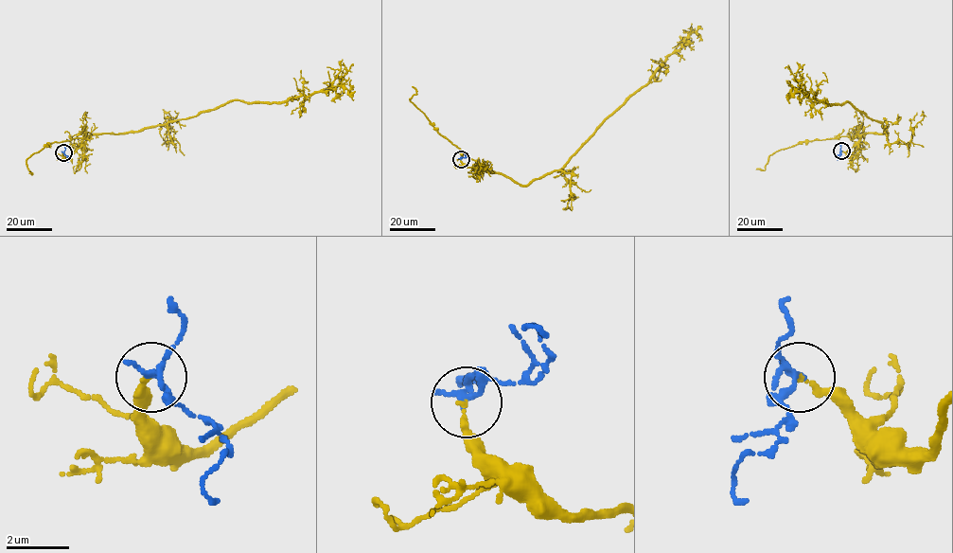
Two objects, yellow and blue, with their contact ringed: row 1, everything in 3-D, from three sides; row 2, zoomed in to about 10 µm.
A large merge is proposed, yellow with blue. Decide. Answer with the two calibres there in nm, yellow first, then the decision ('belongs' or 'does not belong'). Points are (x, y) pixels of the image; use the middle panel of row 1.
170 nm thick on the yellow side, 190 nm on the other; belongs

